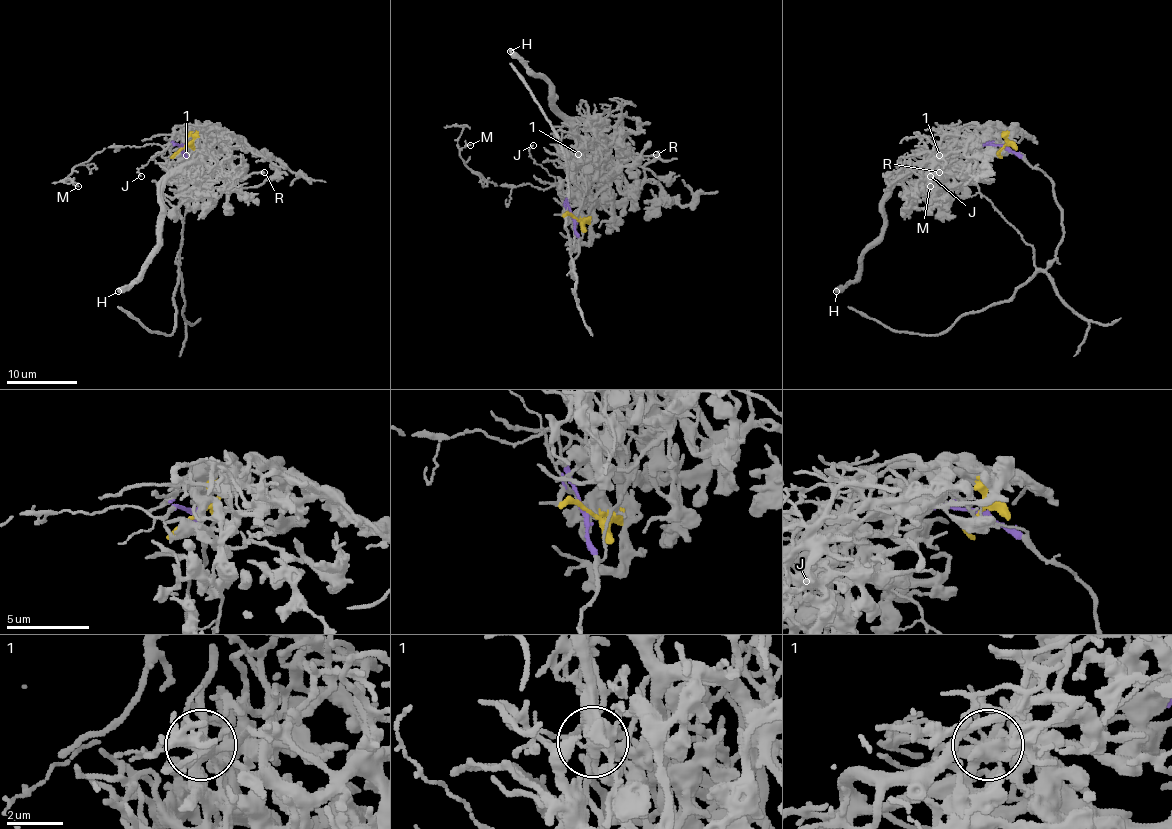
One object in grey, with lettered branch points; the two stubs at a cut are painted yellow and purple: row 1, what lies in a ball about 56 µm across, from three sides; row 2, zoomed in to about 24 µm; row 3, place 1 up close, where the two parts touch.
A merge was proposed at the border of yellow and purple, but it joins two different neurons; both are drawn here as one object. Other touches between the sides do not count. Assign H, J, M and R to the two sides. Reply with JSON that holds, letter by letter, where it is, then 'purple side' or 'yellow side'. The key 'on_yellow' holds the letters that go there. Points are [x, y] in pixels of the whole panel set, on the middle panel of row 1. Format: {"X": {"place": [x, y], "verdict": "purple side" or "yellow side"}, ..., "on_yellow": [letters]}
{"H": {"place": [510, 51], "verdict": "yellow side"}, "J": {"place": [533, 145], "verdict": "purple side"}, "M": {"place": [470, 145], "verdict": "purple side"}, "R": {"place": [656, 154], "verdict": "yellow side"}, "on_yellow": ["H", "R"]}

